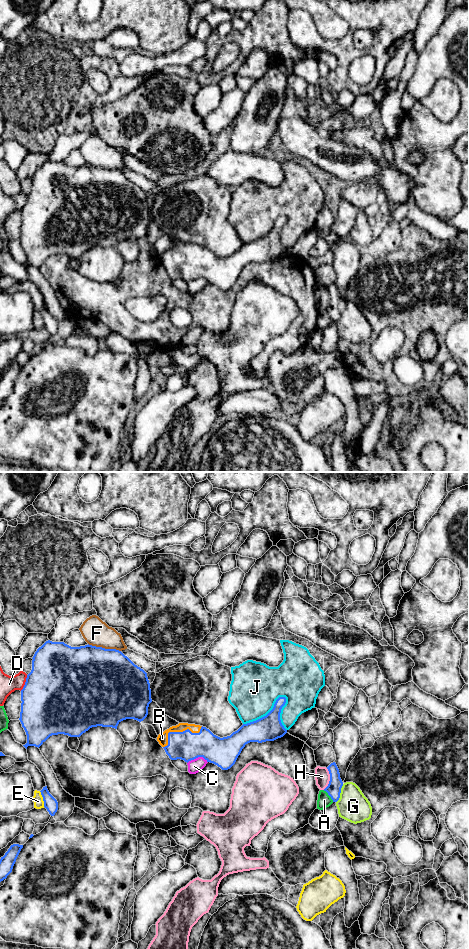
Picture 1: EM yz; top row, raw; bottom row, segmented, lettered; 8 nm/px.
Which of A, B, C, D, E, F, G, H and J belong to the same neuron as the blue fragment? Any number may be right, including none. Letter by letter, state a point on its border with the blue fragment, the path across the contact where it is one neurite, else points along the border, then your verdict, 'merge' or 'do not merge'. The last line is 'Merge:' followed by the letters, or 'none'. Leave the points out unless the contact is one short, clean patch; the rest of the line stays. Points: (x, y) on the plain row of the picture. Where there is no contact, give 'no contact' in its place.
A: contact yz (328, 314); do not merge
B: contact yz (178, 252); way yz (187, 266), (187, 263), (178, 252), (169, 252), (162, 258); merge
C: contact yz (197, 277); do not merge
D: contact yz (25, 203); do not merge
E: contact yz (43, 319); do not merge
F: contact yz (104, 168); do not merge
G: contact yz (340, 312); do not merge
H: contact yz (330, 299); do not merge
J: contact yz (267, 234); do not merge
Merge: B

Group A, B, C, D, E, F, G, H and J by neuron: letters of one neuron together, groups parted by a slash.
A / B / C / D H / E / F / G / J

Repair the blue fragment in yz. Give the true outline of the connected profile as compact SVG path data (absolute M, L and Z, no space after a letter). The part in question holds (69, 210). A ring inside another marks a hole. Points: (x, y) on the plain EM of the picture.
M46 161L41 167L37 169L32 178L32 190L27 195L25 205L21 210L21 232L20 242L27 255L27 263L23 265L26 269L28 266L40 267L50 256L64 254L70 257L80 257L83 253L92 247L112 247L117 249L118 244L126 239L134 239L139 242L143 241L148 235L148 227L152 222L150 203L147 193L135 185L127 176L116 169L105 169L92 165L85 165L80 167L71 167L64 162Z

